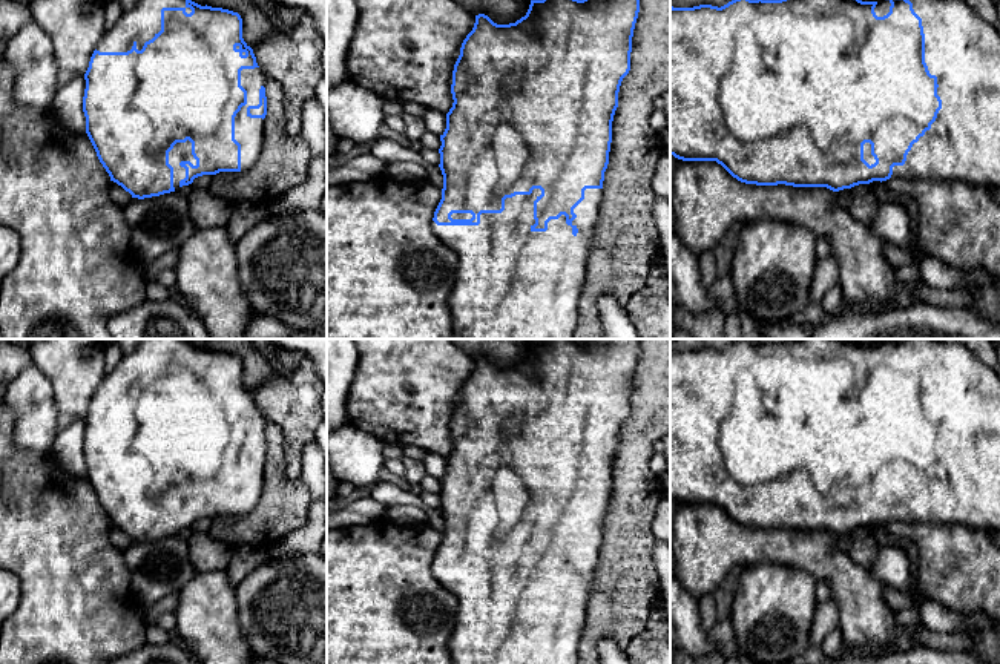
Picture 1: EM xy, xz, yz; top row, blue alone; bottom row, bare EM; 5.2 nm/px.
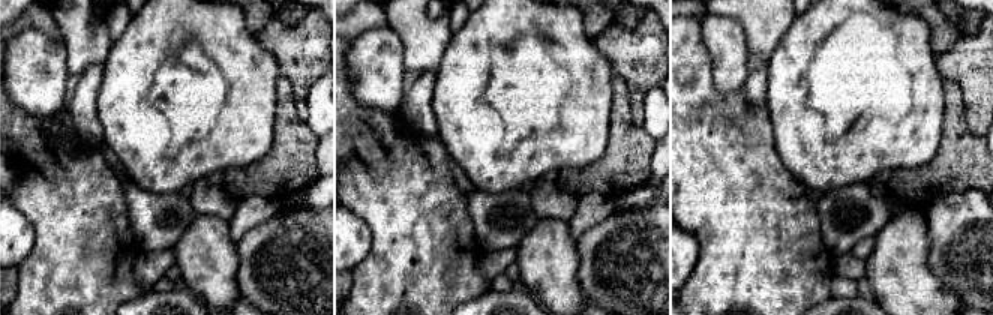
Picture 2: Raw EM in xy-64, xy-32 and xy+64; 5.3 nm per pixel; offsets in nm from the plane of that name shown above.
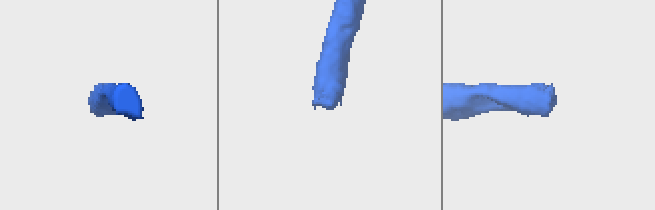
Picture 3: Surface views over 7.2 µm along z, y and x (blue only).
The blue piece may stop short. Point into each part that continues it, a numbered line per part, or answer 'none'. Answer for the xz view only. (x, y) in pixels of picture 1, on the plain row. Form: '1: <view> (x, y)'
1: xz (505, 615)

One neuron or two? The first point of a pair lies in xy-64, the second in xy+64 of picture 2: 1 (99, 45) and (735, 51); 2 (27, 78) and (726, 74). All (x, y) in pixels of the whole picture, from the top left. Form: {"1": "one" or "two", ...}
{"1": "two", "2": "one"}

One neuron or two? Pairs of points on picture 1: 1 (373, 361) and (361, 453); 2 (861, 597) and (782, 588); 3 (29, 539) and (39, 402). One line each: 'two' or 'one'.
1: two
2: two
3: two

